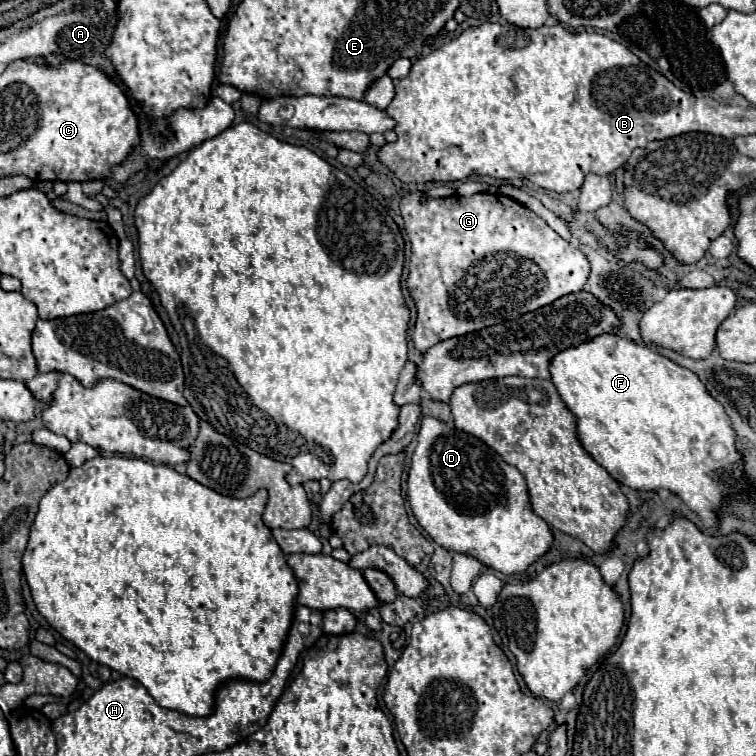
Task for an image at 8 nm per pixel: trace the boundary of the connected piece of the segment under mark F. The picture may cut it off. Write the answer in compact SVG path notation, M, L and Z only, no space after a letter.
M599 334L589 342L561 350L549 362L551 382L577 420L577 436L591 458L601 464L619 484L635 490L669 488L701 516L707 528L717 526L715 510L721 498L745 488L741 454L735 450L735 432L723 406L711 398L703 382L687 368L619 334Z

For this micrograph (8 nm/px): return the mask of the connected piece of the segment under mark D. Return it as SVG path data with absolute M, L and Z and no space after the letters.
M433 416L421 418L417 448L413 452L411 468L407 474L407 498L413 516L439 546L453 552L469 554L485 566L503 574L523 572L541 554L545 554L553 542L553 534L547 522L531 510L525 478L521 476L521 472L515 466L507 464L479 438L457 430L453 424L447 424Z

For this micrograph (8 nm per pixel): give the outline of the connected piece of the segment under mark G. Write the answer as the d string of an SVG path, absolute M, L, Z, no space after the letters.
M415 190L403 196L399 208L411 242L407 288L417 308L411 340L419 352L425 352L441 340L517 318L547 306L557 298L575 294L589 278L589 260L577 246L563 240L535 212L503 194L481 192L467 198L427 198L427 192Z

